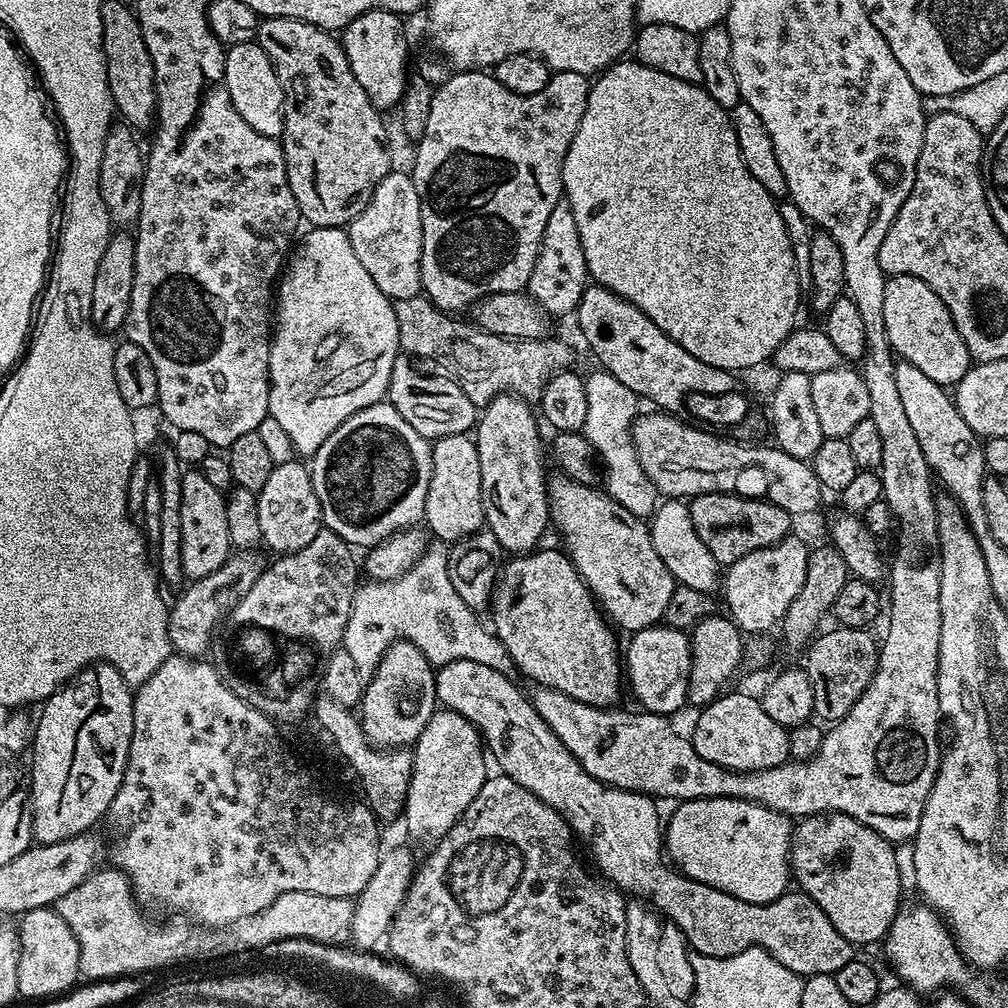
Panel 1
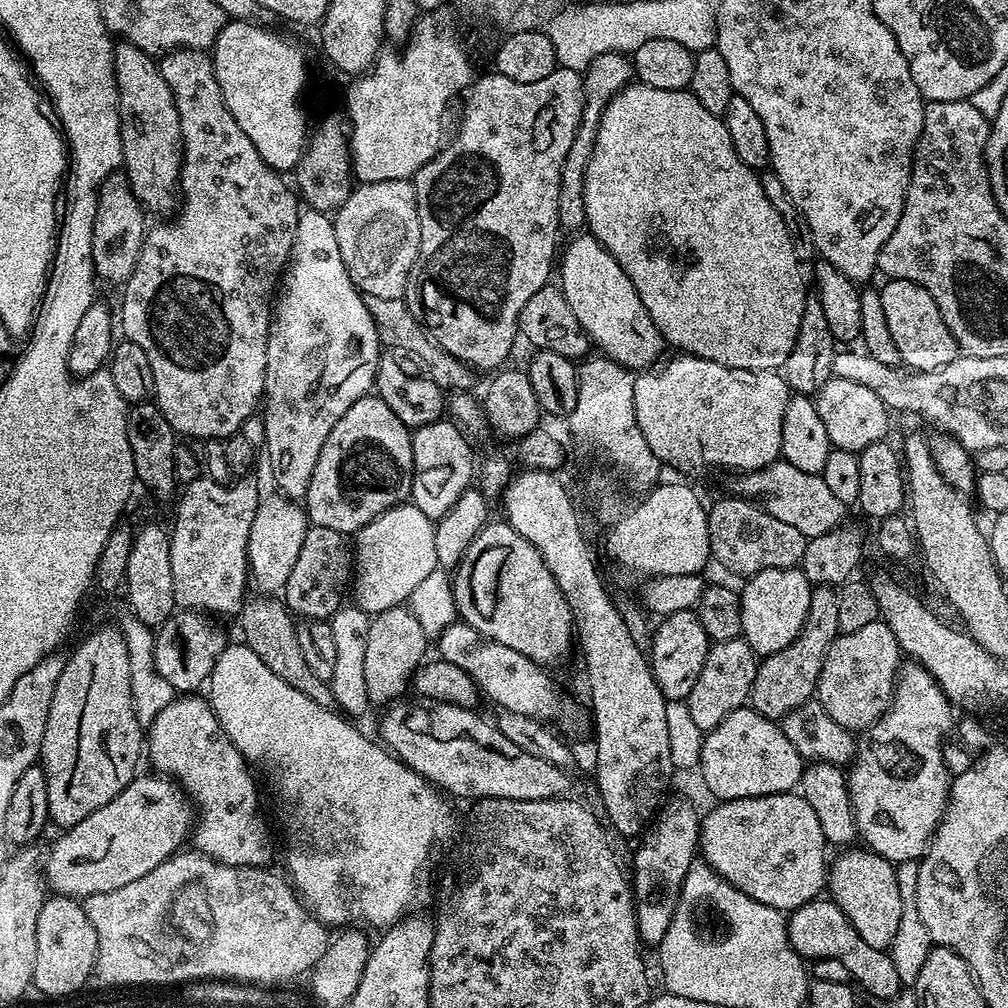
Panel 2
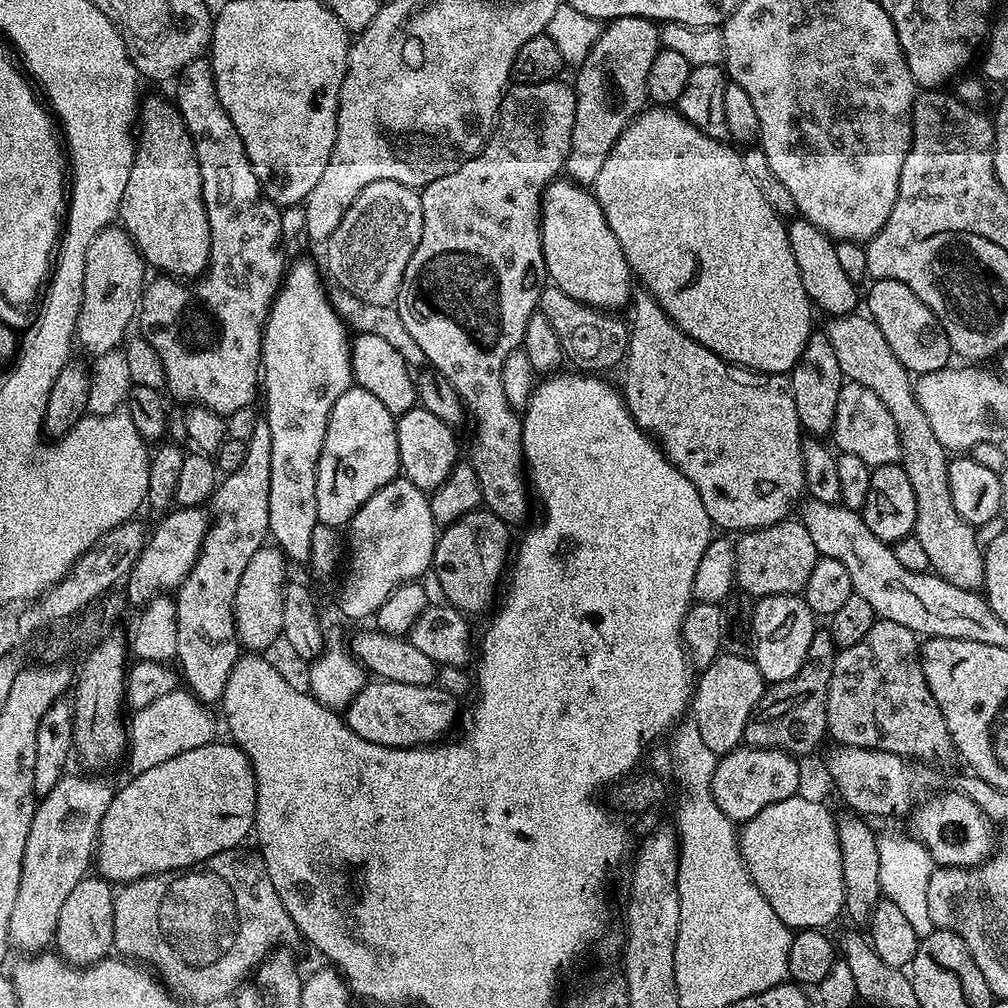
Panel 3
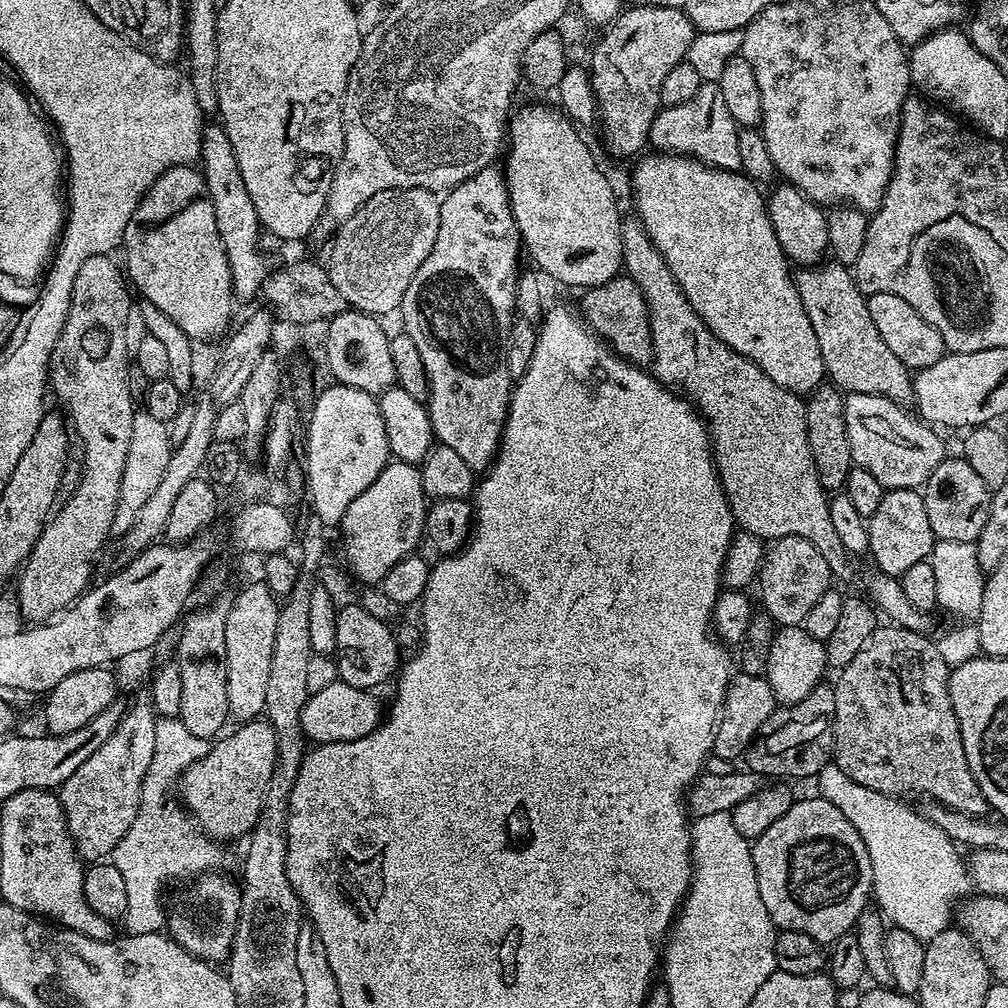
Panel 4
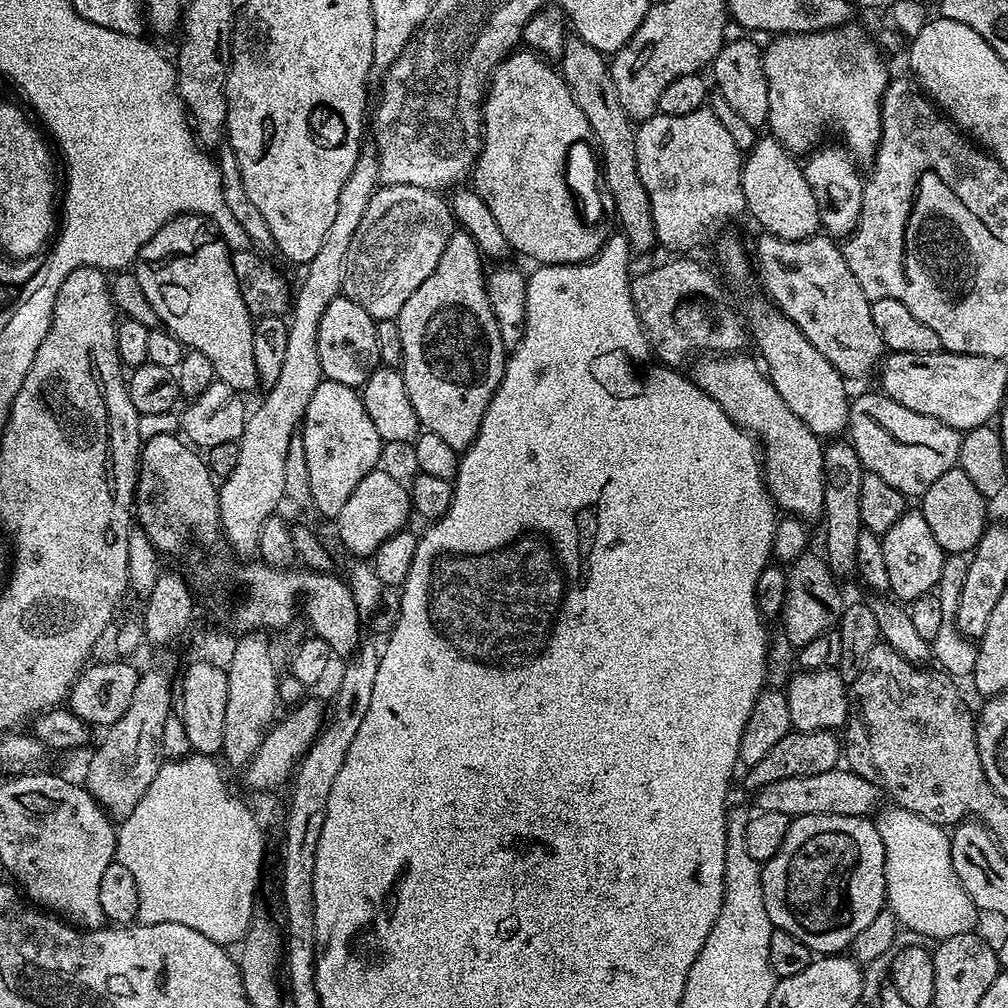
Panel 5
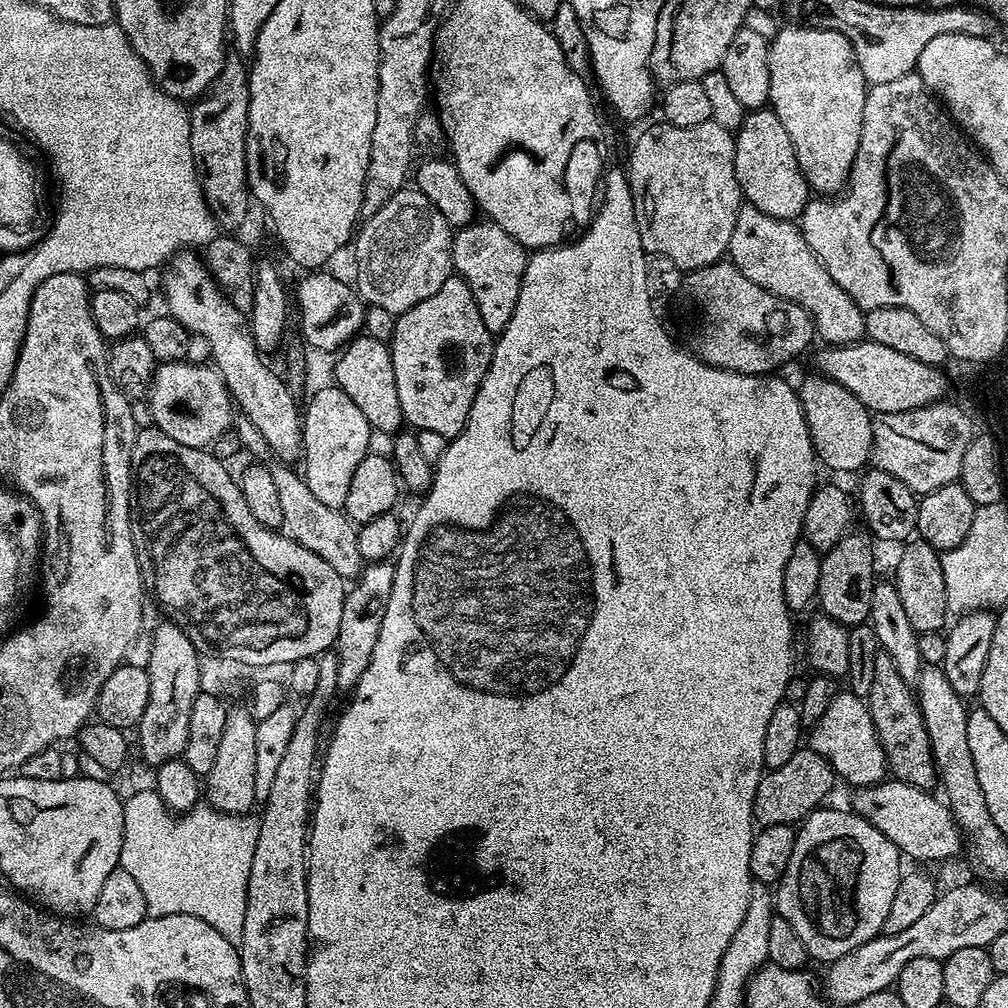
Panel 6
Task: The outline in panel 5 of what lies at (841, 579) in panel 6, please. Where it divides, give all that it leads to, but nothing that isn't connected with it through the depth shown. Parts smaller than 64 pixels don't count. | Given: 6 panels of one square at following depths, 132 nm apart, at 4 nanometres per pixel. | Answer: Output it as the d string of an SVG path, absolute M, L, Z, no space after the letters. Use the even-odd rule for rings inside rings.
M832 438L824 444L824 549L823 555L828 562L828 569L837 578L852 576L856 570L856 551L858 534L864 523L860 512L860 491L864 467L854 450L851 440Z

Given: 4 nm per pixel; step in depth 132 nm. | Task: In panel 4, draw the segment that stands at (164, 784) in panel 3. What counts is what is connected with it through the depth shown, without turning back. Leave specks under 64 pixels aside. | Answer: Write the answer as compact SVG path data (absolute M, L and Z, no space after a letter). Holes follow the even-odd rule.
M257 718L239 727L233 736L217 739L208 753L201 760L195 760L178 781L183 807L200 831L217 842L249 835L259 820L267 784L275 770L276 738L268 721Z

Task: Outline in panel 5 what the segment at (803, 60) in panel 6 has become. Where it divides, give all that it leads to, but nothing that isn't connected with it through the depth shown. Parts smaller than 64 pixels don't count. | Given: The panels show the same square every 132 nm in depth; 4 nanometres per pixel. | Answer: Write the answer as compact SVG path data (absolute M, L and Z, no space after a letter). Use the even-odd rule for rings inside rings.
M817 147L803 161L804 177L806 182L810 182L810 190L814 190L814 202L818 202L821 229L833 238L847 238L858 226L858 218L862 214L864 180L856 173L857 161L847 147L824 147Z

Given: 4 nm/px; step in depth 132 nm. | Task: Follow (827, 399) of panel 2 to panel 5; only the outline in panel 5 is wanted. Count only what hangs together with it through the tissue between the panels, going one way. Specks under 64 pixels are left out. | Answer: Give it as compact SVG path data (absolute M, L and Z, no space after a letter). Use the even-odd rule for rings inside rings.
M879 390L864 392L848 405L847 439L851 440L865 472L880 475L905 498L923 498L946 470L960 463L960 438L957 429L926 414L906 410L894 398Z

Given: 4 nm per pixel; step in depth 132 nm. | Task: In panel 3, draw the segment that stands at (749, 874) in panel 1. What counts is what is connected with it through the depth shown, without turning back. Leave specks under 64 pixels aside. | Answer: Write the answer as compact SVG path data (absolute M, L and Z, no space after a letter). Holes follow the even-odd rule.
M797 794L774 806L766 806L762 814L750 818L739 829L740 853L748 868L754 886L770 902L774 914L782 918L786 927L827 929L827 924L836 920L836 915L844 912L844 882L842 880L842 850L838 846L837 817L828 813L824 804L811 800L805 794Z

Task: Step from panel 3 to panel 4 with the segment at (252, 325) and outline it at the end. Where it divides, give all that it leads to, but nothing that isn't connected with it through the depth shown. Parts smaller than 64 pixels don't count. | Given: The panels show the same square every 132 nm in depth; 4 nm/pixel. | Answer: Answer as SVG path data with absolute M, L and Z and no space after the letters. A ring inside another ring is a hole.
M208 122L203 125L199 163L204 164L204 168L202 167L204 184L214 202L214 218L218 218L218 234L226 246L226 258L230 262L232 275L232 291L239 299L241 296L242 299L248 300L255 292L257 295L263 289L264 282L270 275L269 257L260 246L262 235L260 219L254 210L254 202L250 202L246 182L242 182L242 170L238 170L238 158L234 158L234 146L230 146L230 138L219 123Z

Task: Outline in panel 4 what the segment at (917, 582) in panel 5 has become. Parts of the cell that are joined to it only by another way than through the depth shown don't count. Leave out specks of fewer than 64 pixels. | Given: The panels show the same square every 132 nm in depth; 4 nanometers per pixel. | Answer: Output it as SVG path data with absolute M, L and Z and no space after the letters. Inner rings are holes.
M889 488L884 493L882 502L878 502L878 510L874 510L868 521L868 552L877 565L879 571L888 576L899 578L903 572L910 570L914 562L922 562L929 559L932 552L934 537L930 530L930 518L926 518L926 502L923 495L914 488Z

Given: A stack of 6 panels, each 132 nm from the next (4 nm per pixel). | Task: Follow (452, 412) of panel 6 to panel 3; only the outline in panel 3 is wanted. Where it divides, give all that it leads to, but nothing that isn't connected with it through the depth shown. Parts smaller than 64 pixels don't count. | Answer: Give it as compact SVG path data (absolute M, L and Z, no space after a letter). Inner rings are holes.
M563 79L547 80L537 84L513 83L501 98L499 115L496 124L488 137L487 144L476 156L458 166L452 173L438 178L424 186L420 192L422 202L422 238L406 266L406 274L402 278L400 293L396 296L395 307L402 318L402 326L410 330L410 338L422 346L425 361L441 376L454 386L465 409L470 413L470 424L476 429L472 432L472 445L468 448L467 463L474 466L474 474L478 474L480 483L480 498L483 507L494 513L499 520L509 526L520 524L528 512L528 496L530 500L530 481L526 475L524 462L524 447L522 446L522 420L513 408L506 402L506 393L502 391L502 362L511 352L517 351L523 345L526 334L526 322L537 315L540 296L544 293L548 271L546 258L542 254L542 234L540 233L540 204L544 201L544 191L553 180L564 172L564 163L570 150L570 134L574 130L574 110L576 109L576 89L571 83L563 84Z

